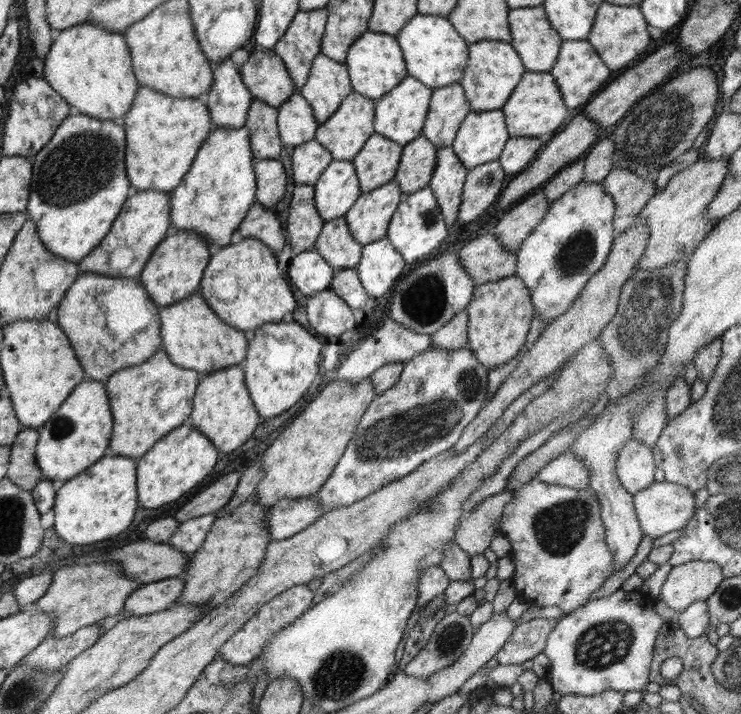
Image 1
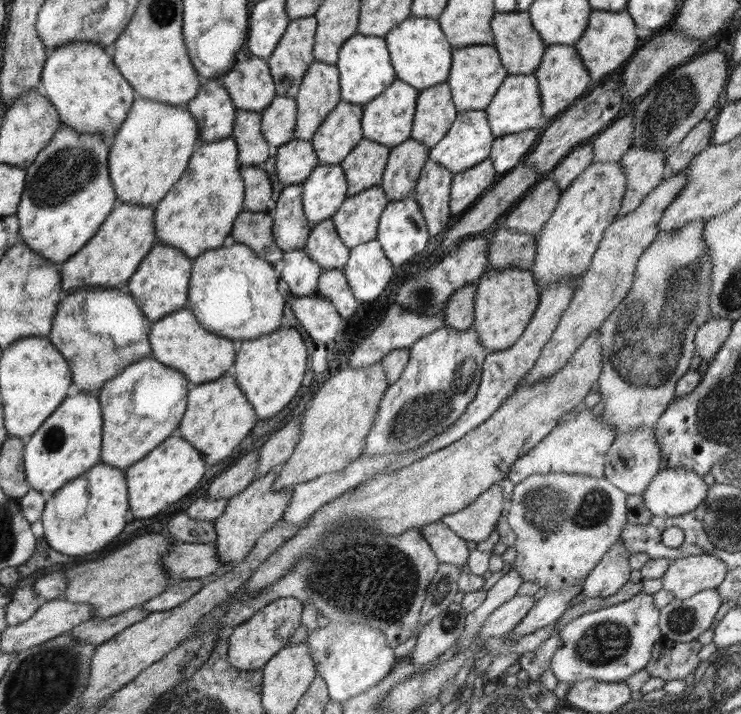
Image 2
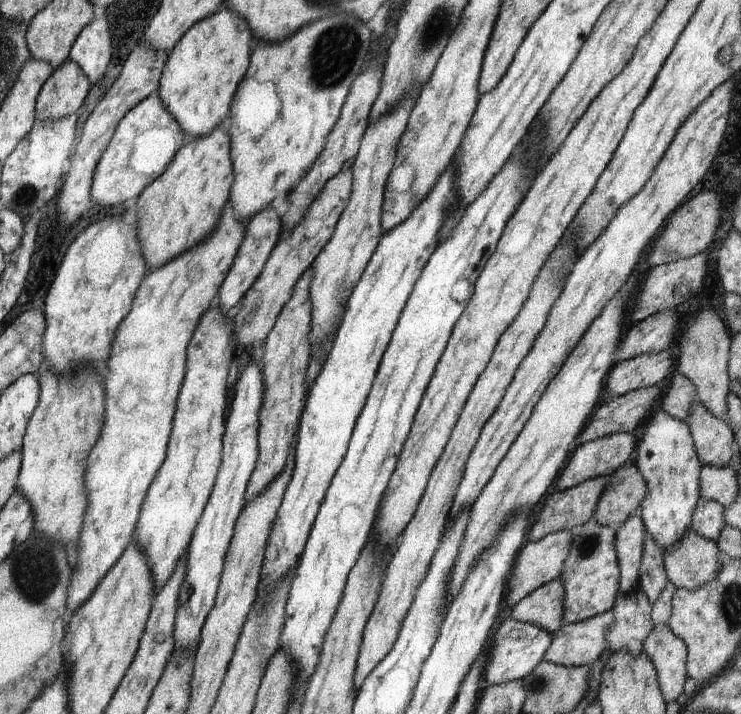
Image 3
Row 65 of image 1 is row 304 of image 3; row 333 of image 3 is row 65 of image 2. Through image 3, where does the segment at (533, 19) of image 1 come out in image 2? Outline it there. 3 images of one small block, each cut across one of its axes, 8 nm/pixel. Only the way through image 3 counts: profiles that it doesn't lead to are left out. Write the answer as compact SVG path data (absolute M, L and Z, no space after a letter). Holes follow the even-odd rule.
M497 13L492 20L494 47L508 74L529 75L542 63L547 46L534 29L529 13Z

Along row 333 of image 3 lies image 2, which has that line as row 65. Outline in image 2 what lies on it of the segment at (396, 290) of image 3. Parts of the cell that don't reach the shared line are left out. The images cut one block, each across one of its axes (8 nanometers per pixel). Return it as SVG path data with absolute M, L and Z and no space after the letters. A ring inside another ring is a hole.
M356 33L342 46L337 63L340 73L340 100L363 105L381 95L396 78L384 37Z

